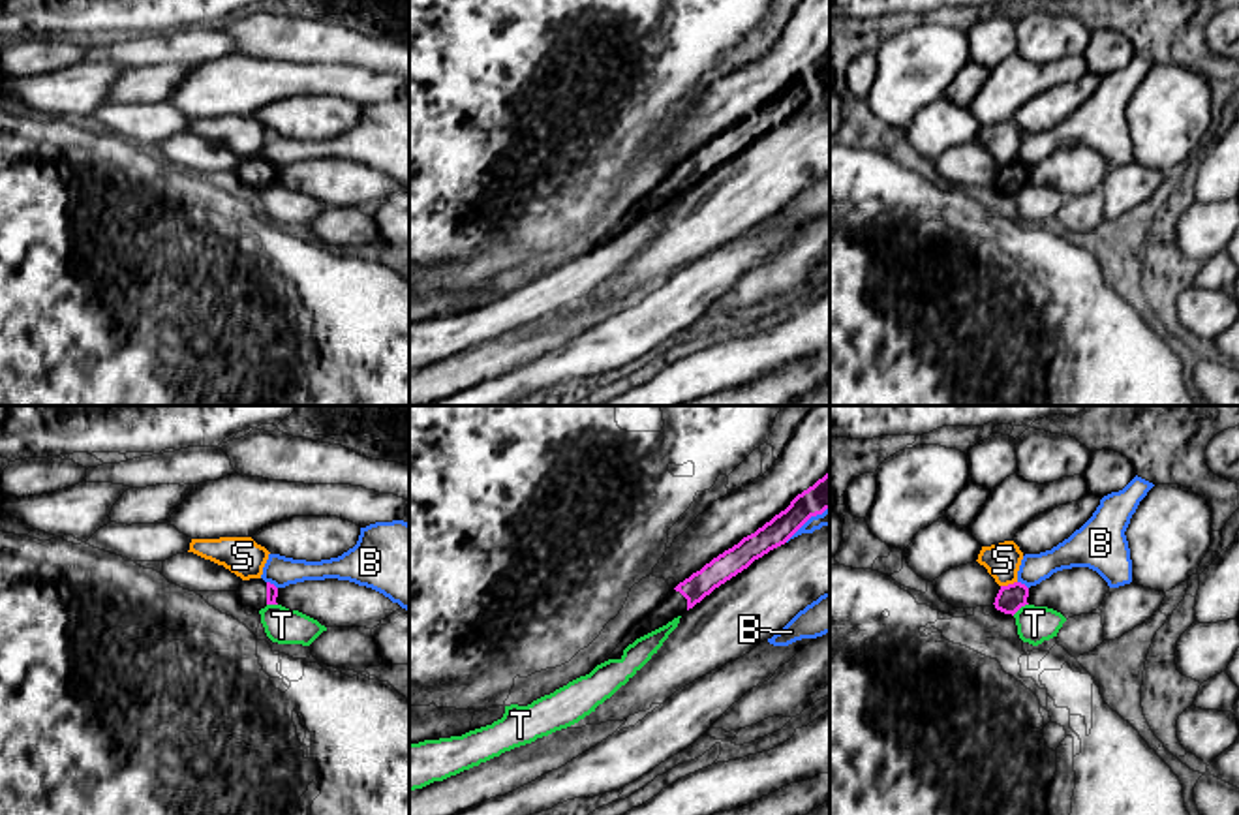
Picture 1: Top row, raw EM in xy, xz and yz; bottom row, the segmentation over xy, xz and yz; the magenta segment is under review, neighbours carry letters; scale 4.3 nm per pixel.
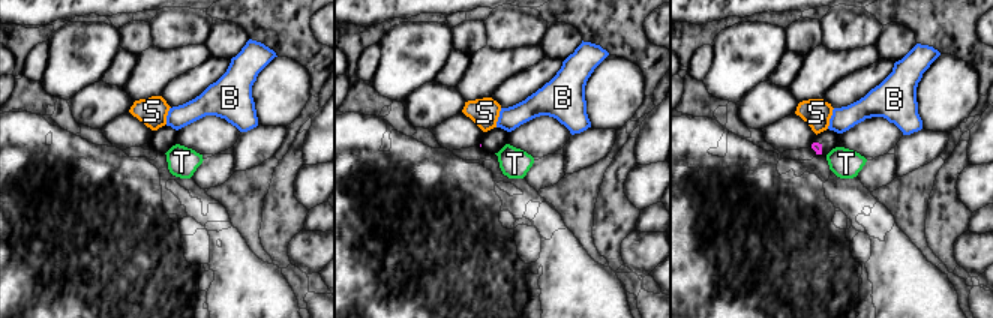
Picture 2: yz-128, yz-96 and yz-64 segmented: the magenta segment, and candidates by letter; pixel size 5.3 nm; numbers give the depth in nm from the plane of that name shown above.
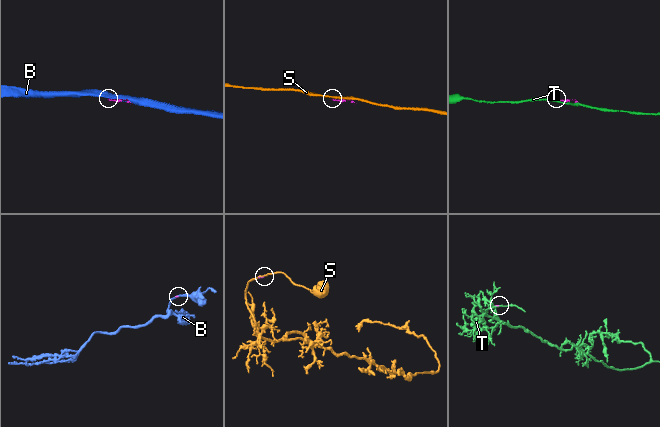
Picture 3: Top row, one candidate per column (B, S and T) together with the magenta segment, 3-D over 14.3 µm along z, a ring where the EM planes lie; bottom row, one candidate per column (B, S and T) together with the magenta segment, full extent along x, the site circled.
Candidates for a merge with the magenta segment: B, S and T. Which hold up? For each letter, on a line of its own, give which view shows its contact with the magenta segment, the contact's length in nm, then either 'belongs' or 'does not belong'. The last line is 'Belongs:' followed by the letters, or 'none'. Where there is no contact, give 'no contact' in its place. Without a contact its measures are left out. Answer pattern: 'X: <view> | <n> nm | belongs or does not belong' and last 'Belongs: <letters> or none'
B: xy | 60 nm | does not belong
S: yz | 80 nm | does not belong
T: yz | 90 nm | does not belong
Belongs: none

